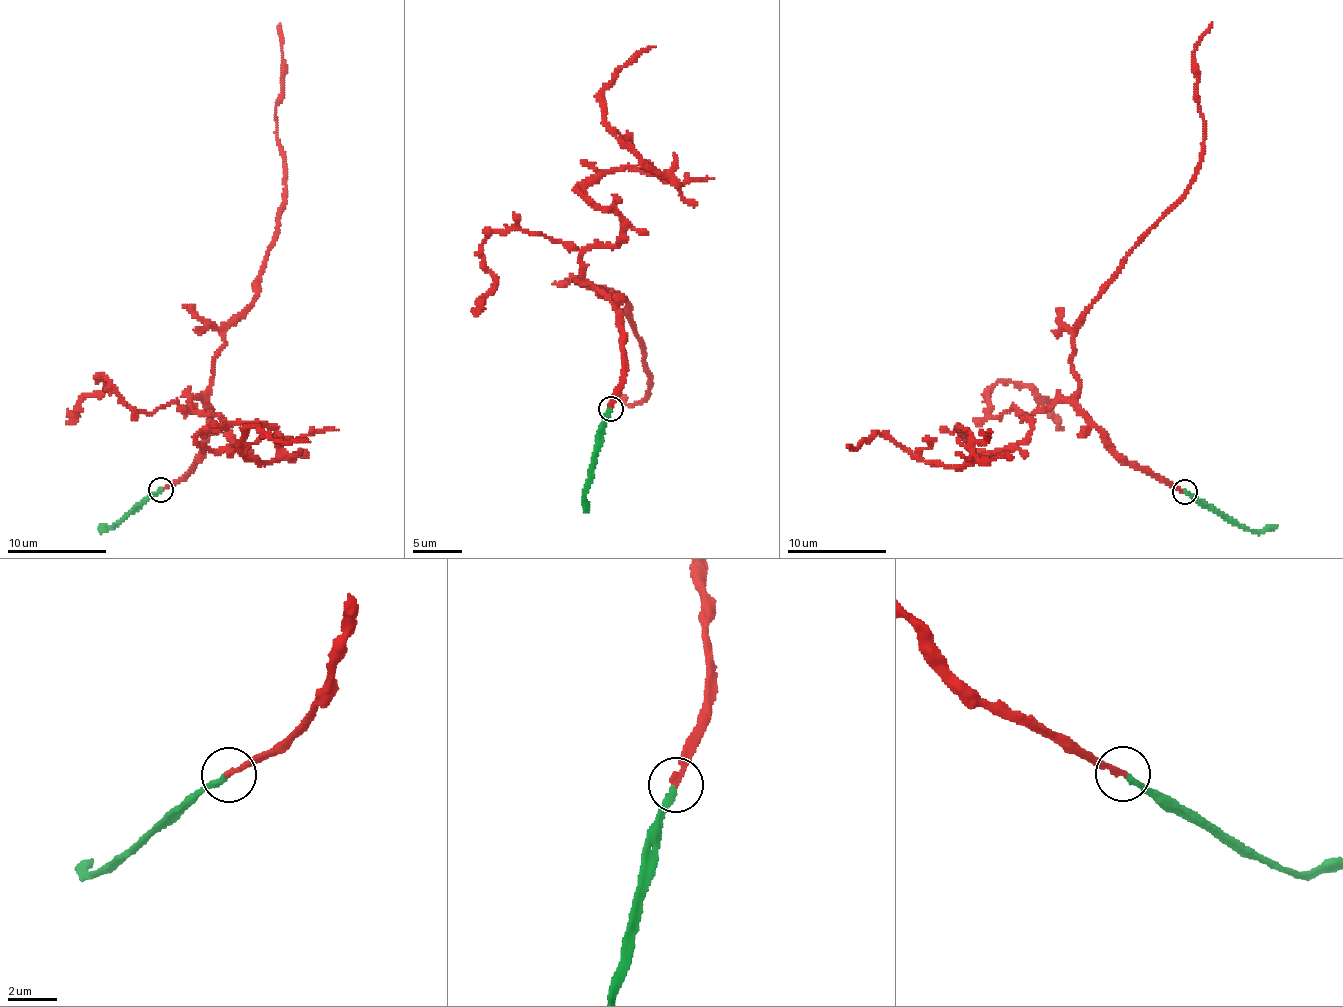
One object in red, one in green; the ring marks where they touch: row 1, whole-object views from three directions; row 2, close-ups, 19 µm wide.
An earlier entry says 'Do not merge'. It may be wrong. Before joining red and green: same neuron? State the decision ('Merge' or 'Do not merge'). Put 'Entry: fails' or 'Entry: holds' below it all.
Merge
Entry: fails

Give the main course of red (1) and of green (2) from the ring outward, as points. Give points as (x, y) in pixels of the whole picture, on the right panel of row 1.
1: (1185, 492), (1130, 466), (1070, 402), (1032, 412), (997, 453), (960, 429), (965, 465), (872, 433), (848, 447)
2: (1185, 492), (1250, 530), (1271, 530), (1277, 525)

